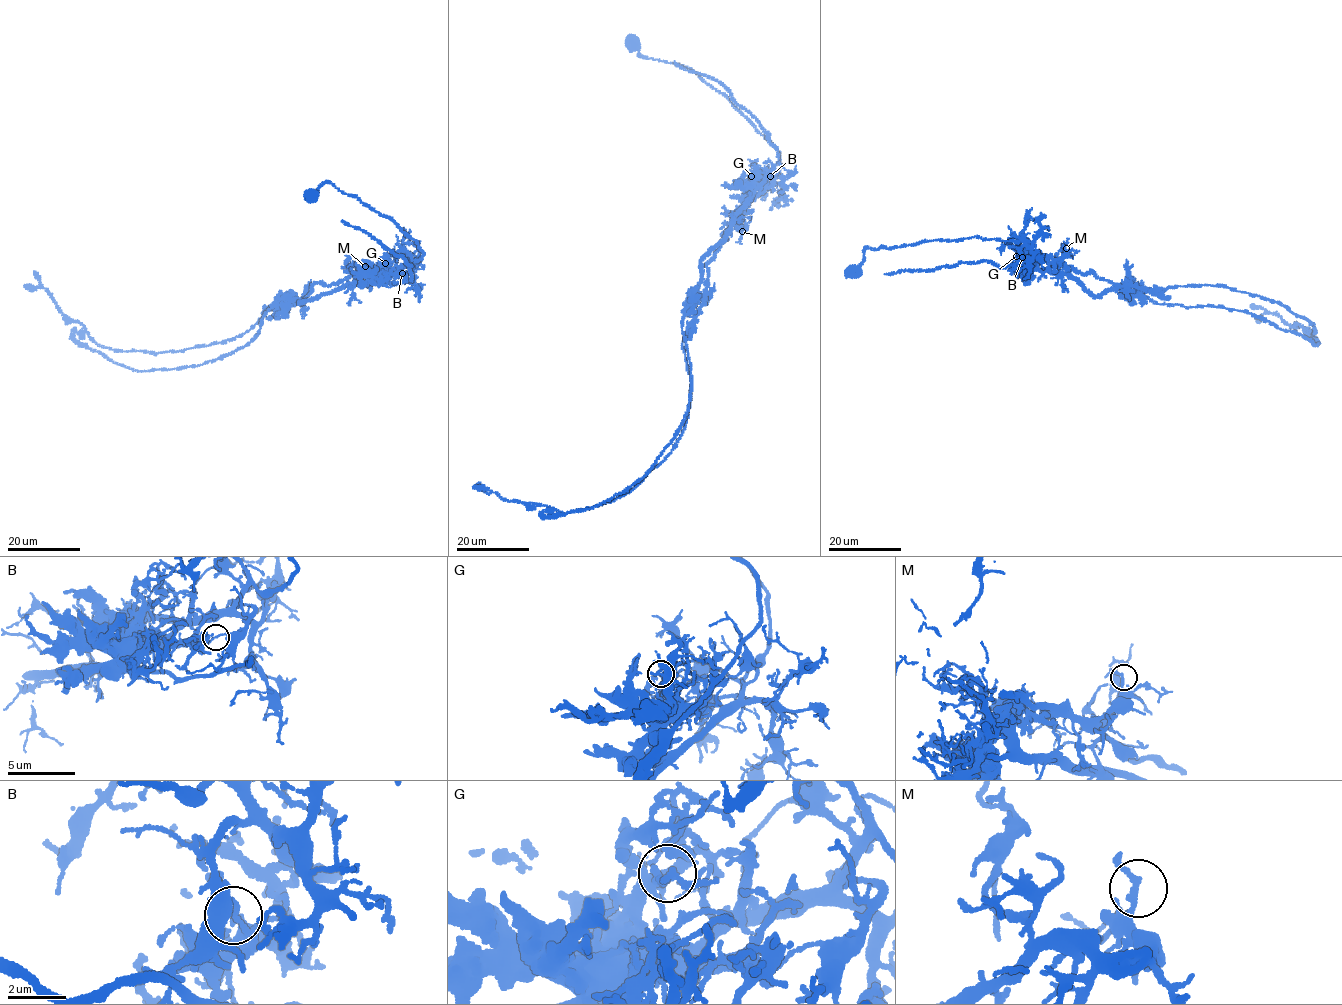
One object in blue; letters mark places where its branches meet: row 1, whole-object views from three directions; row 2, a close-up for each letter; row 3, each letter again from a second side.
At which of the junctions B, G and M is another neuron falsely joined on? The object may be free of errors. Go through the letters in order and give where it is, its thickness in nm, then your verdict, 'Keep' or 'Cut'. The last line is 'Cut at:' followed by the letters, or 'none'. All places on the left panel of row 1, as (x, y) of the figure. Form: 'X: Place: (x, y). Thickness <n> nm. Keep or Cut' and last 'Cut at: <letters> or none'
B: Place: (402, 273). Thickness 130 nm. Cut
G: Place: (385, 263). Thickness 170 nm. Keep
M: Place: (365, 266). Thickness 180 nm. Keep
Cut at: B

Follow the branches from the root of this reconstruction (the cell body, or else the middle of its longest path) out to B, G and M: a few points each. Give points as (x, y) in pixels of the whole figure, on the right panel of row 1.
B: (853, 272), (863, 259), (867, 246), (889, 248), (939, 239), (977, 236), (1022, 241), (1022, 258)
G: (853, 272), (867, 246), (889, 248), (939, 239), (977, 236), (1024, 241), (1030, 251), (1029, 259), (1016, 256)
M: (853, 272), (863, 259), (867, 246), (889, 248), (977, 236), (1024, 241), (1037, 254), (1059, 259), (1066, 248)

